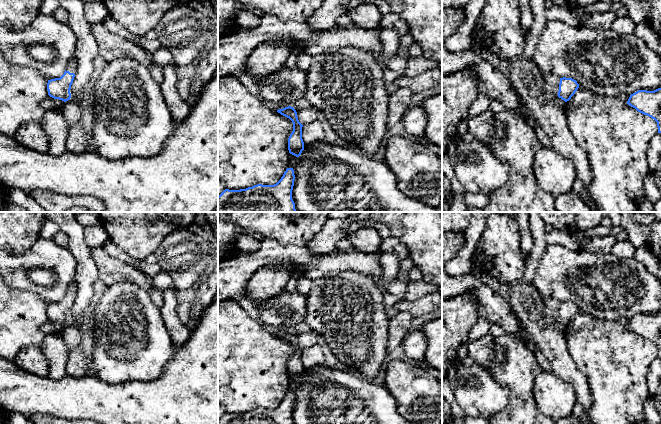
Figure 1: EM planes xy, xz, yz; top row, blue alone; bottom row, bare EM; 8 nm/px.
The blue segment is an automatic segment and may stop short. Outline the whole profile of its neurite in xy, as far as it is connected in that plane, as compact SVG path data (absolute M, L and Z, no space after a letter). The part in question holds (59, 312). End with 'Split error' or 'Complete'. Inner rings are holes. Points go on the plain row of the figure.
M74 280L71 286L68 288L64 298L60 302L48 304L47 314L50 321L62 324L64 326L70 324L70 313L77 291L77 282Z. Split error

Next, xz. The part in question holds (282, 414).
M287 392L274 409L257 408L240 414L225 413L218 420L218 424L293 424L294 404L293 392Z. Complete

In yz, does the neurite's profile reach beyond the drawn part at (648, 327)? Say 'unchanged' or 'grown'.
unchanged

